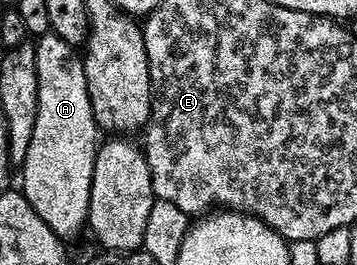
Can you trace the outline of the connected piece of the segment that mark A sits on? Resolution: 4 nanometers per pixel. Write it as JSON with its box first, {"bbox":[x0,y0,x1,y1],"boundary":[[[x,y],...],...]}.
{"bbox":[20,33,100,241],"boundary":[[[53,33],[38,39],[34,52],[38,74],[36,129],[32,129],[32,141],[20,165],[20,190],[28,205],[36,209],[40,221],[44,221],[59,239],[70,241],[73,235],[84,231],[90,218],[92,169],[99,149],[100,132],[88,97],[83,56],[68,45],[68,41]]]}

